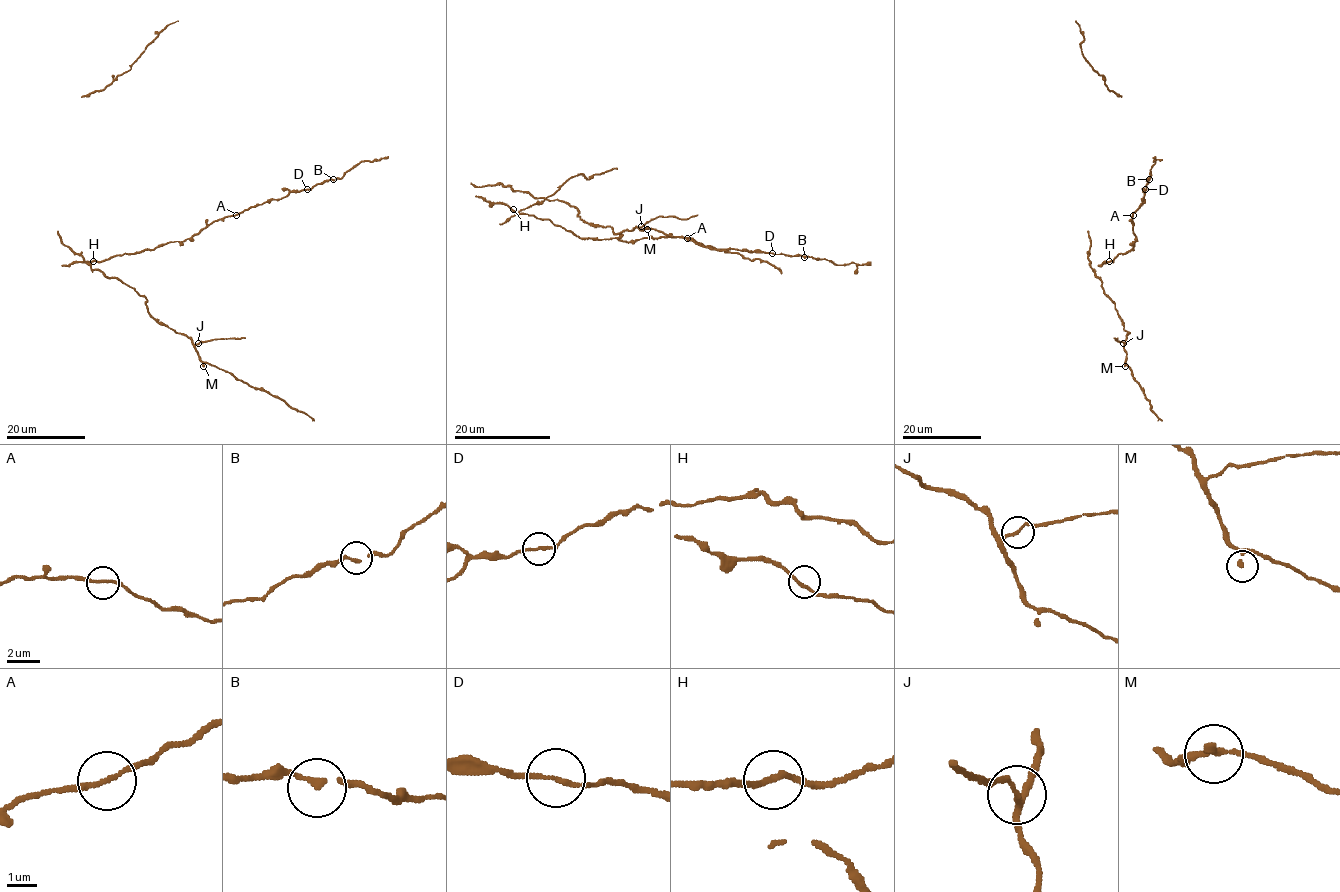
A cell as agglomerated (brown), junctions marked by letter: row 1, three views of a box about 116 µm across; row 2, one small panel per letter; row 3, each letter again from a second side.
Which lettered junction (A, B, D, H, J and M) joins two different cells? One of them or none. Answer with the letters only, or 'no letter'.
J

